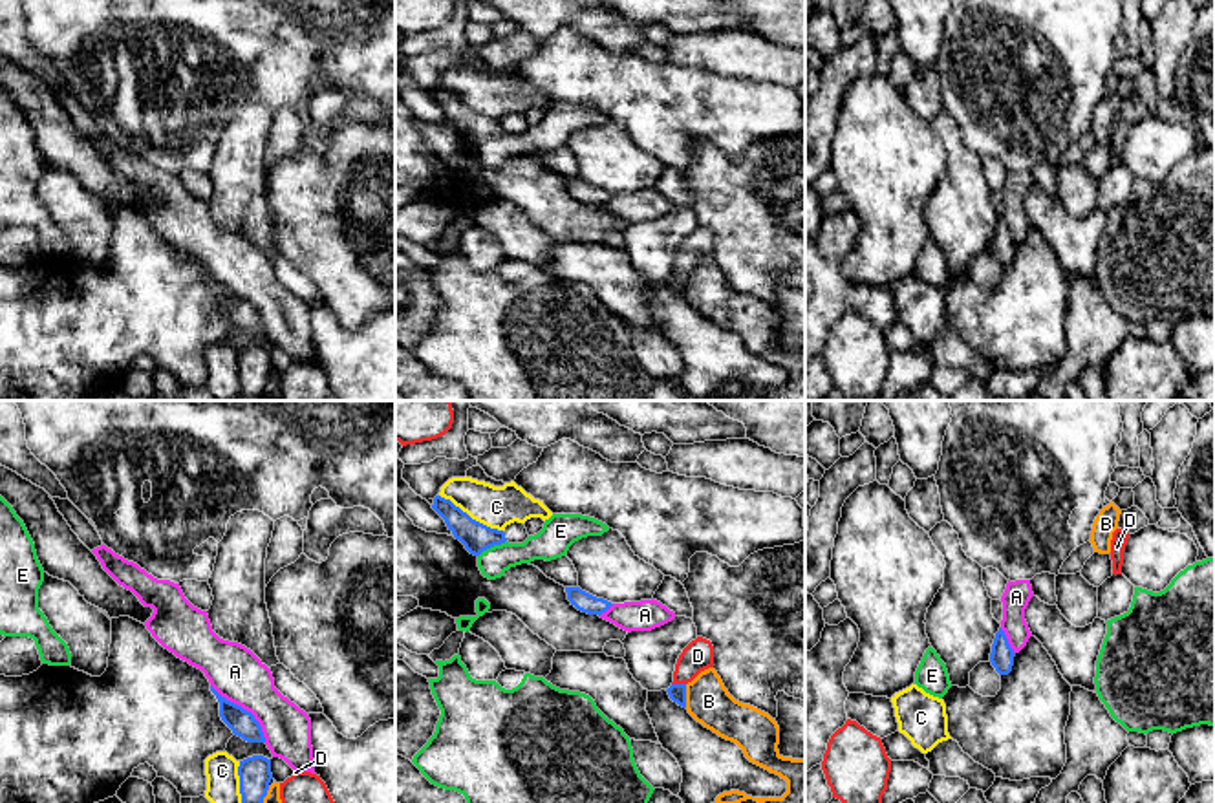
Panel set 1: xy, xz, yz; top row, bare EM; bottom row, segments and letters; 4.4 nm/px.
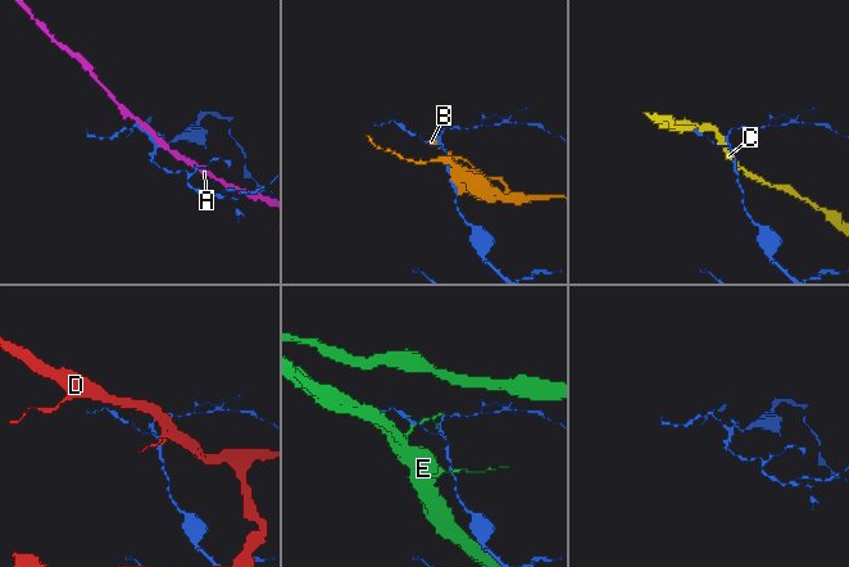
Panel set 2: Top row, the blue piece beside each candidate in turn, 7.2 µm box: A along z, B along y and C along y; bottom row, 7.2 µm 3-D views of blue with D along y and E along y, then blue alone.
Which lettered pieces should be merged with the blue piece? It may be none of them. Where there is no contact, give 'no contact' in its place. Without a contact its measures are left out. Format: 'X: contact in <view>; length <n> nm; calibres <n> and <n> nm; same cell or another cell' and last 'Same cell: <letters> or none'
A: contact in xy; length 360 nm; calibres 120 and 240 nm; another cell
B: contact in xz; length 100 nm; calibres 80 and 190 nm; another cell
C: contact in xz; length 320 nm; calibres 130 and 190 nm; another cell
D: contact in xz; length 60 nm; calibres 80 and 140 nm; another cell
E: contact in xz; length 150 nm; calibres 130 and 140 nm; another cell
Same cell: none

